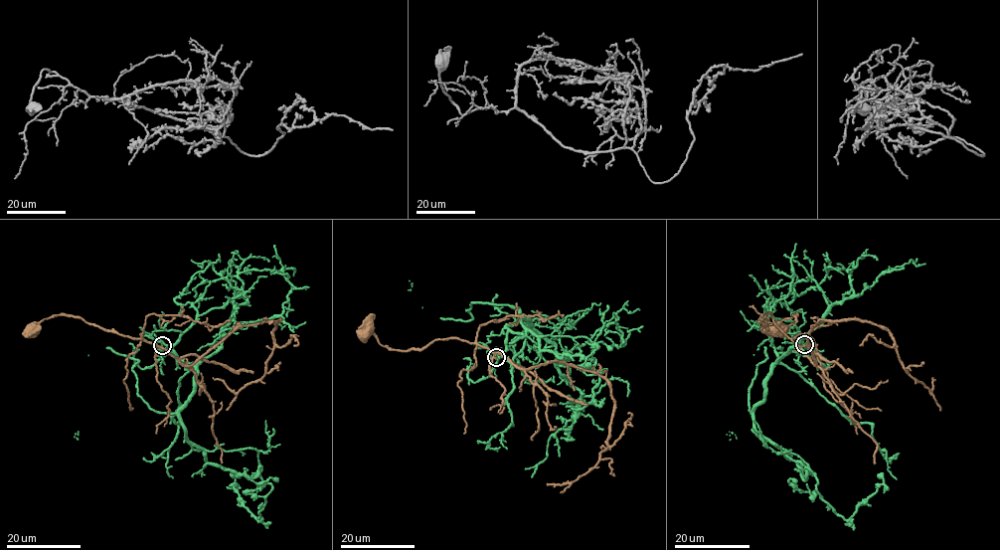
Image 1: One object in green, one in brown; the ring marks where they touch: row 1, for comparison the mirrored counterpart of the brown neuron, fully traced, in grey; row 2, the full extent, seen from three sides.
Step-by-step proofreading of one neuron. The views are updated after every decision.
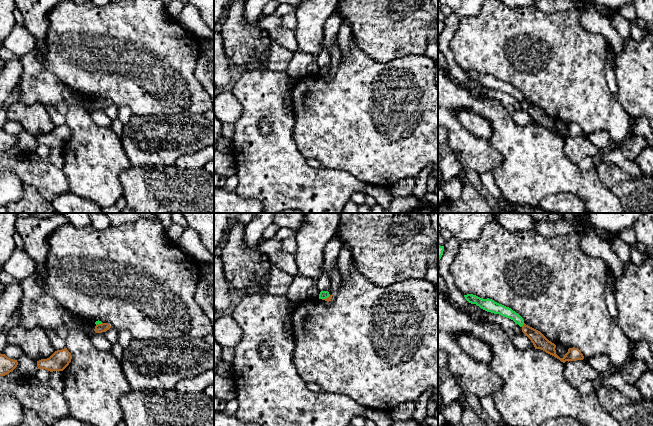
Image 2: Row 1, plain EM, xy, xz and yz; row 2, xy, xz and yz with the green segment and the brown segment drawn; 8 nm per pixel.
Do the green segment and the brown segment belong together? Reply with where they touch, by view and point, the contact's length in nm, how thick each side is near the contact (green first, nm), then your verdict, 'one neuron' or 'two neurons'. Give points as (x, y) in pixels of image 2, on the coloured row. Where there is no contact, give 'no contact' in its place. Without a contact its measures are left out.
meets green in yz at (522, 325); contact 40 nm long; 90 nm thick on the green side, 120 nm on the other; two neurons

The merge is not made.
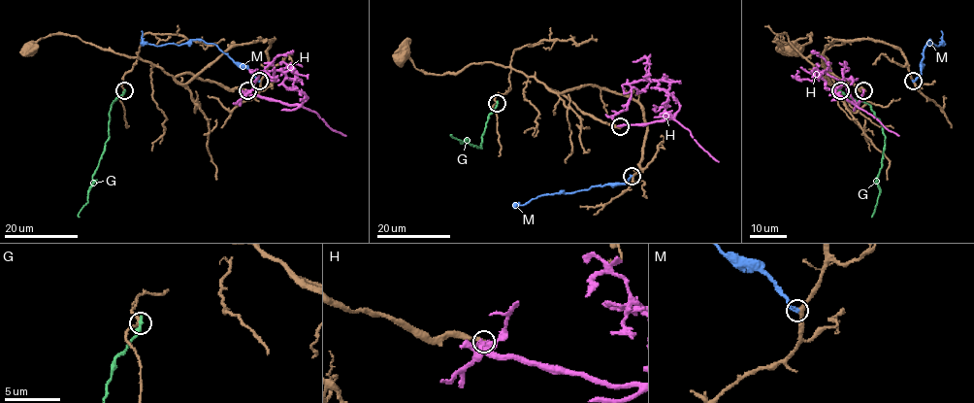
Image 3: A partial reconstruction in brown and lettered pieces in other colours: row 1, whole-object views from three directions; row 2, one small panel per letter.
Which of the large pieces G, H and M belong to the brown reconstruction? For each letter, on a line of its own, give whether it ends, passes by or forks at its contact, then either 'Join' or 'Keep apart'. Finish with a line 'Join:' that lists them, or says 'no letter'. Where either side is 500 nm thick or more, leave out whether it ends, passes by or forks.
G: It ends there. Keep apart
H: It ends there. Join
M: It ends there. Keep apart
Join: H

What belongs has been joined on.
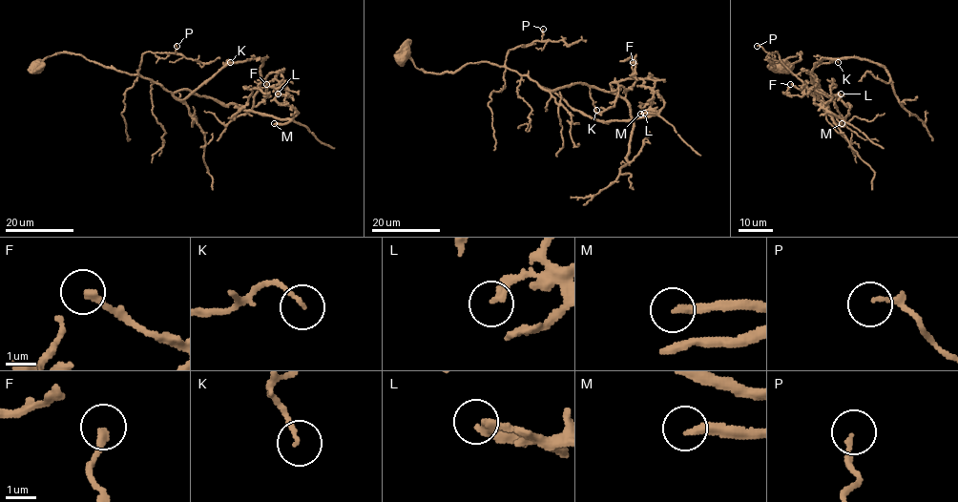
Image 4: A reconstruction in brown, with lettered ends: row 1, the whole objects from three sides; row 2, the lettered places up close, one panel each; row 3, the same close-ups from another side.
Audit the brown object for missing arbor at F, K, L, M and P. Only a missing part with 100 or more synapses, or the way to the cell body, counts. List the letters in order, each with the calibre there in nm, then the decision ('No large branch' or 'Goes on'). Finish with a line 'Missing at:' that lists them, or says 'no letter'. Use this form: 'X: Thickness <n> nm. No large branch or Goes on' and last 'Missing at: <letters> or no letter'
F: Thickness 240 nm. No large branch
K: Thickness 140 nm. No large branch
L: Thickness 280 nm. No large branch
M: Thickness 280 nm. Goes on
P: Thickness 150 nm. No large branch
Missing at: M

